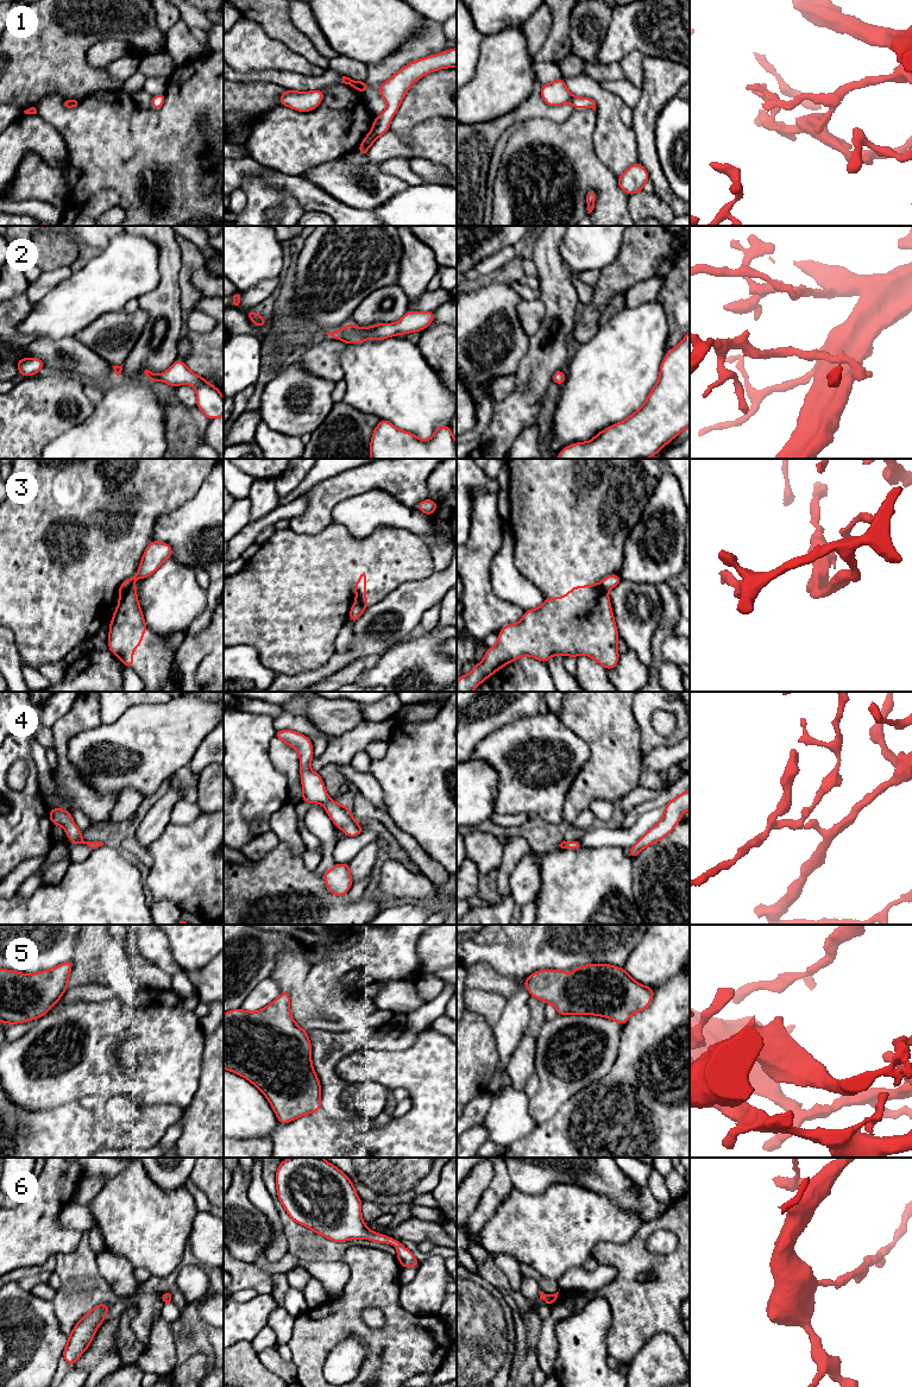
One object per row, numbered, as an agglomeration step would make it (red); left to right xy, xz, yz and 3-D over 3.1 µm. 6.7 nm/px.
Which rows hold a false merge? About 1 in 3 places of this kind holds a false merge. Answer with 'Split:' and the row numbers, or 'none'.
Split: 3

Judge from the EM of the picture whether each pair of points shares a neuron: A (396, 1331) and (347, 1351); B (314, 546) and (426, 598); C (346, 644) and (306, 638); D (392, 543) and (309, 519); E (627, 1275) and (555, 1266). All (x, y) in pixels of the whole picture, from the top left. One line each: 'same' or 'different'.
A: different
B: different
C: different
D: different
E: different

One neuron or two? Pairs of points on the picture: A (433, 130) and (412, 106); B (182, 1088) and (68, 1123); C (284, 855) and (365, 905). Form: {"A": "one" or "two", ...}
{"A": "two", "B": "two", "C": "one"}

